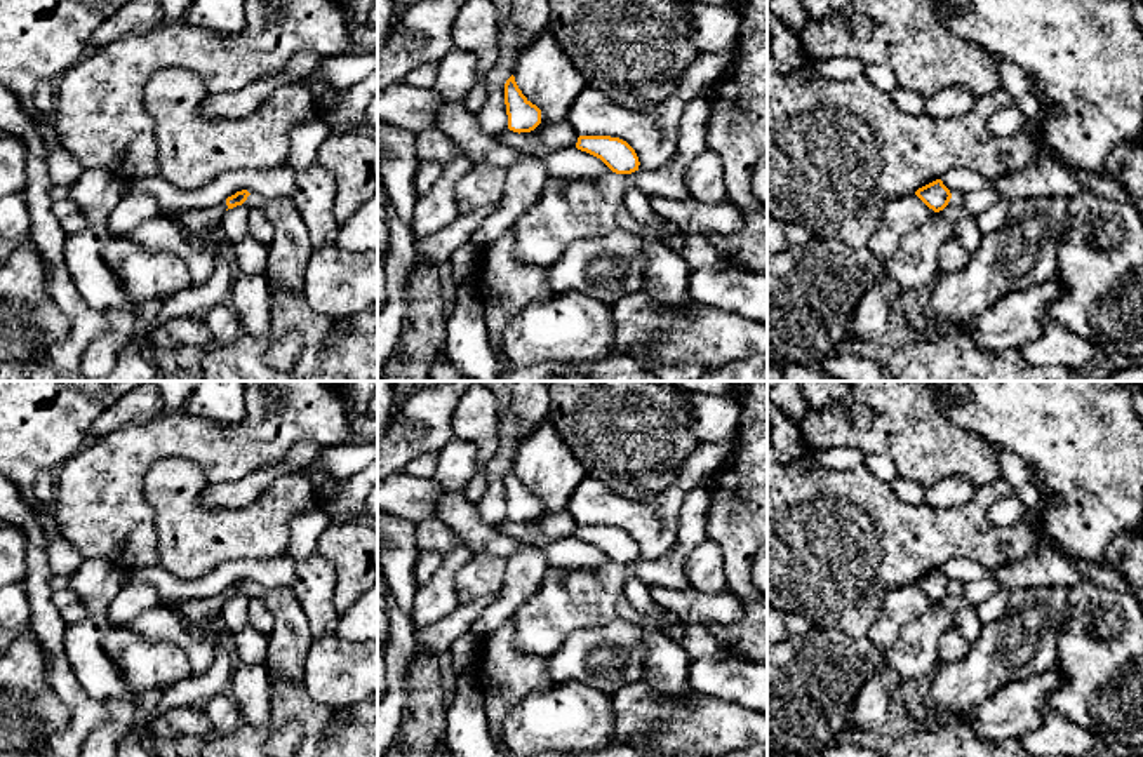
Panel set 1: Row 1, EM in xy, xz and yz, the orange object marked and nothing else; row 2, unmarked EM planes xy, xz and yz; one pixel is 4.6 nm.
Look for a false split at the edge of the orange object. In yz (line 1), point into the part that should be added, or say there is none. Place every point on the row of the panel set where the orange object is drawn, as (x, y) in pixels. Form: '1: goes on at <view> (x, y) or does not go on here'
1: does not go on here

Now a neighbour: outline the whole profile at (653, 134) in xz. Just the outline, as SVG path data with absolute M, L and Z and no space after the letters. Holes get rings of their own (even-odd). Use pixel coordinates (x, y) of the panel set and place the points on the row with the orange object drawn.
M736 42L722 50L699 54L684 71L677 90L658 108L637 111L612 103L586 85L569 106L567 124L578 136L611 136L626 141L638 157L640 171L666 165L678 146L685 108L734 64Z

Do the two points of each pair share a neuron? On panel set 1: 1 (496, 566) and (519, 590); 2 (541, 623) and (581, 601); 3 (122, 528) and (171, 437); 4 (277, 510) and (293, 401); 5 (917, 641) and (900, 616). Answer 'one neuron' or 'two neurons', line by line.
1: two neurons
2: one neuron
3: one neuron
4: two neurons
5: two neurons

